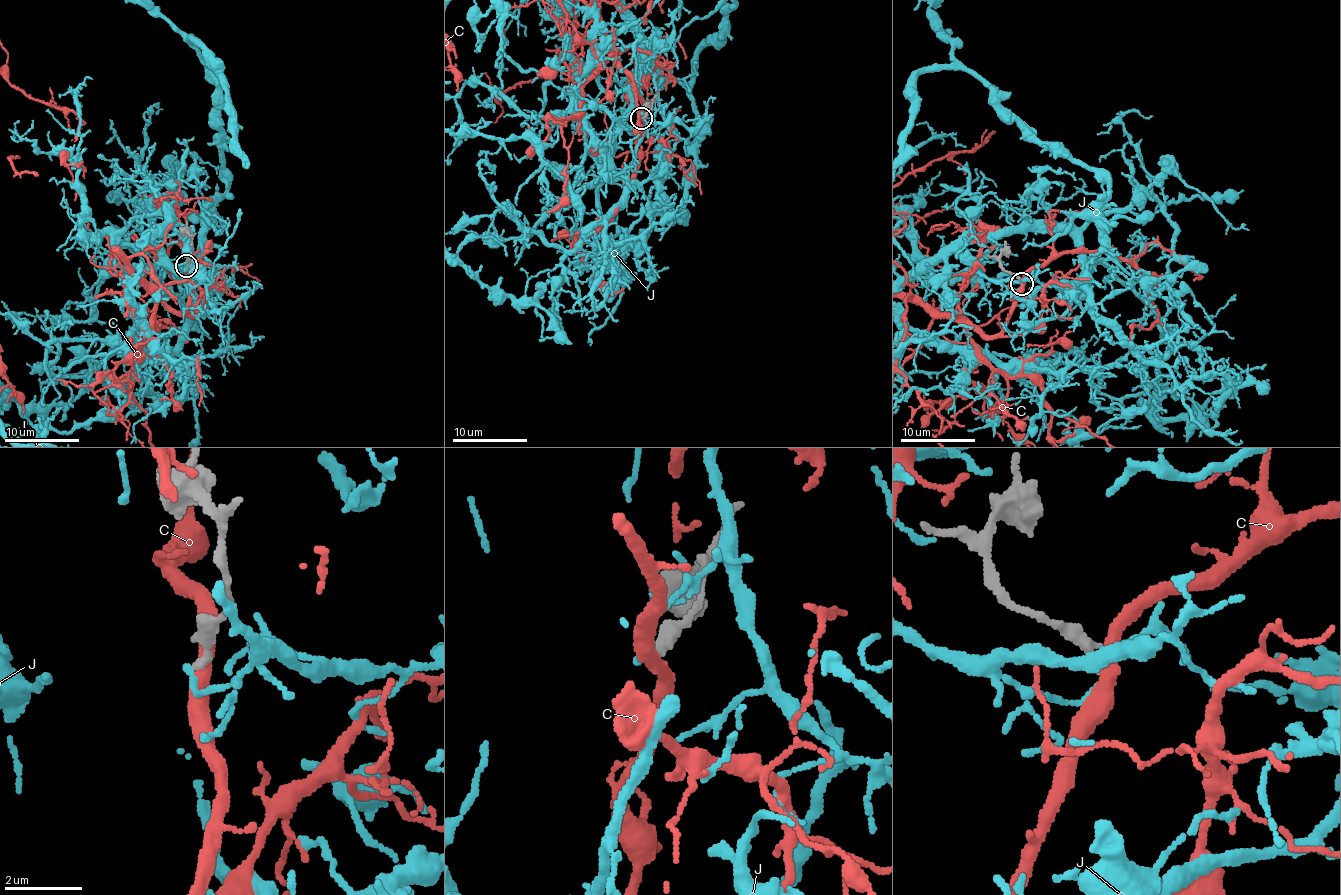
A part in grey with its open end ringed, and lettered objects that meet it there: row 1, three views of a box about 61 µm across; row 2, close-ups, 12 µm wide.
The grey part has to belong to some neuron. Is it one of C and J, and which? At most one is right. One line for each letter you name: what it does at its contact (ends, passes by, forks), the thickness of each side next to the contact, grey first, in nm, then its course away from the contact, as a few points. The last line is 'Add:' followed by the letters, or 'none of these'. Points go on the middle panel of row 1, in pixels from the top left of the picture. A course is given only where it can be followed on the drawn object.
Add: none of these

